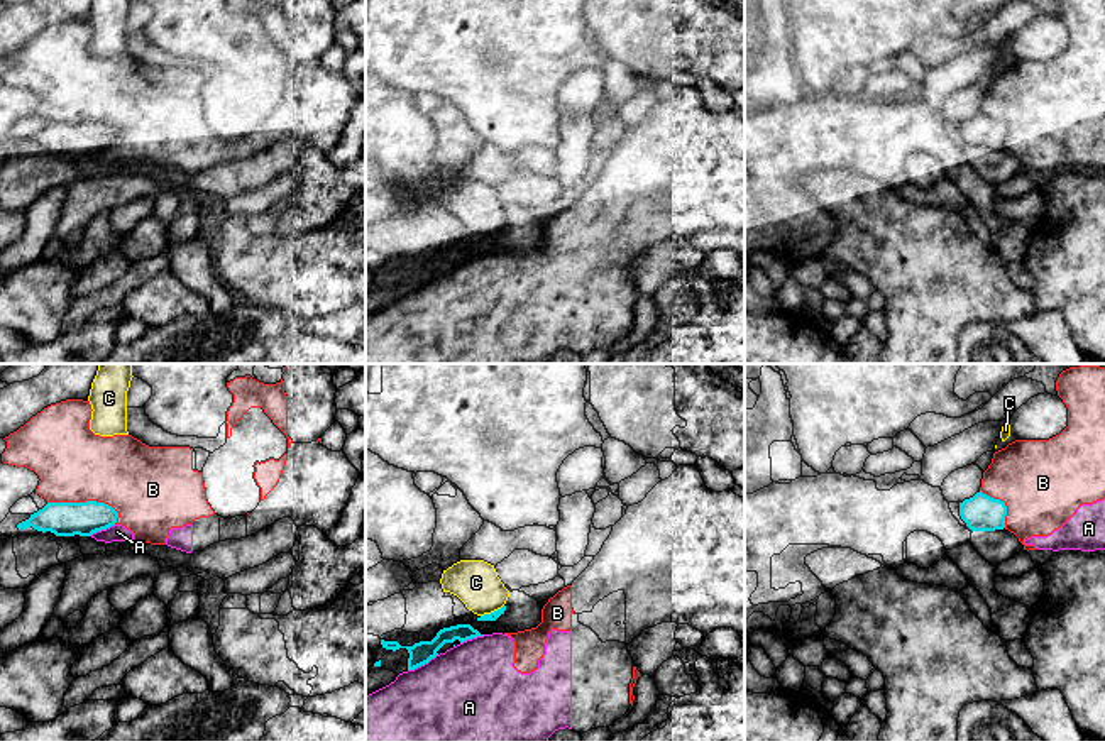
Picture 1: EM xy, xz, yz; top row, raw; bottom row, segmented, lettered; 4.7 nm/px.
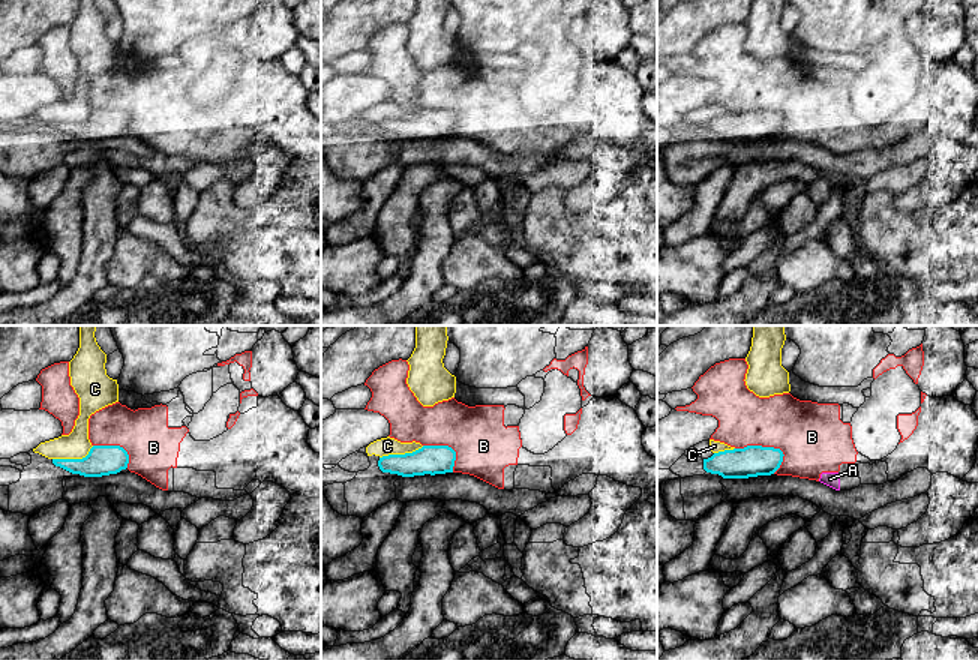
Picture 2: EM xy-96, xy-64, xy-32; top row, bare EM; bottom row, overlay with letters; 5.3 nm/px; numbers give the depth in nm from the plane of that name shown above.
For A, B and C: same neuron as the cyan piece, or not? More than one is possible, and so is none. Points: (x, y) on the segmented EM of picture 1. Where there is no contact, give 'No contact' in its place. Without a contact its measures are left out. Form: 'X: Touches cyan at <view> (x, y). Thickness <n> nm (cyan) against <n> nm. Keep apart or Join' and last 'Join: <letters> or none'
A: Touches cyan at xz (422, 664). Thickness 110 nm (cyan) against 440 nm. Keep apart
B: Touches cyan at xy (87, 501). Thickness 160 nm (cyan) against 360 nm. Keep apart
C: Touches cyan at xz (491, 613). Thickness 50 nm (cyan) against 220 nm. Keep apart
Join: none

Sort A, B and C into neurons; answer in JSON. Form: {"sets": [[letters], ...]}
{"sets": [["A", "B"], ["C"]]}

